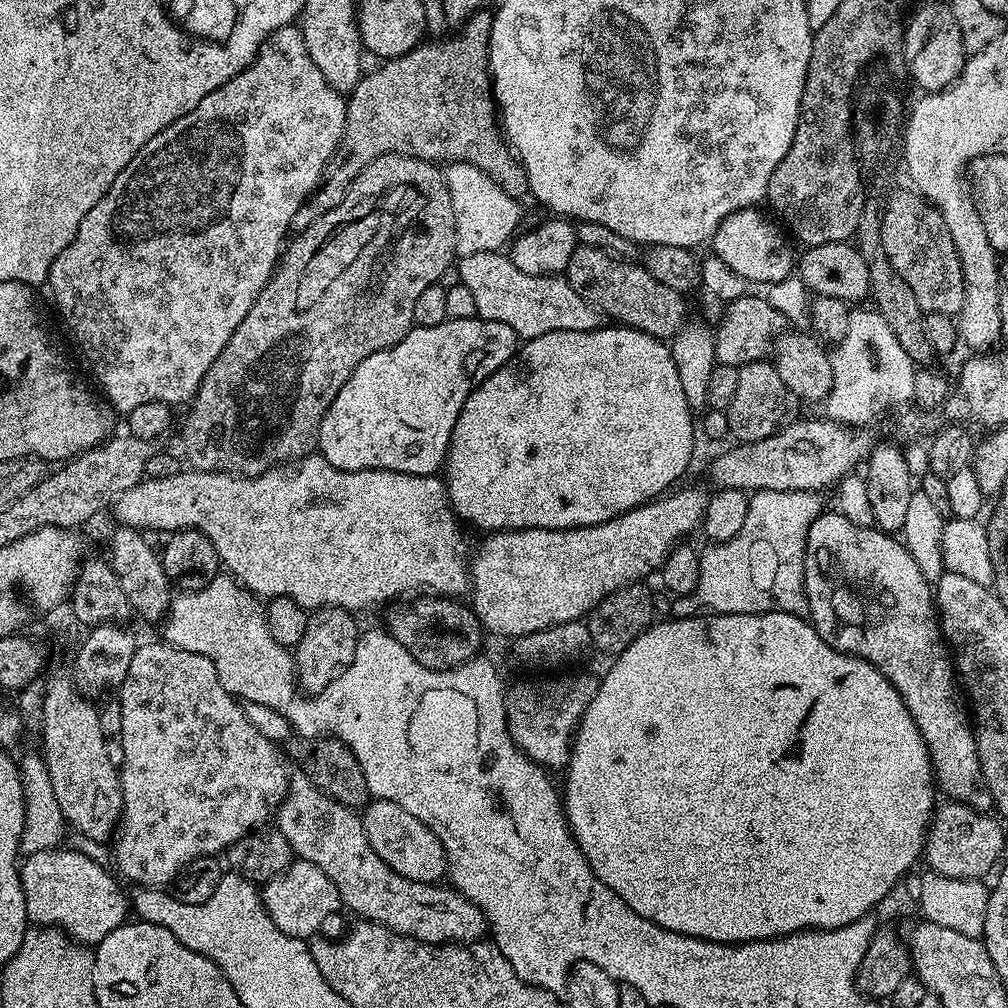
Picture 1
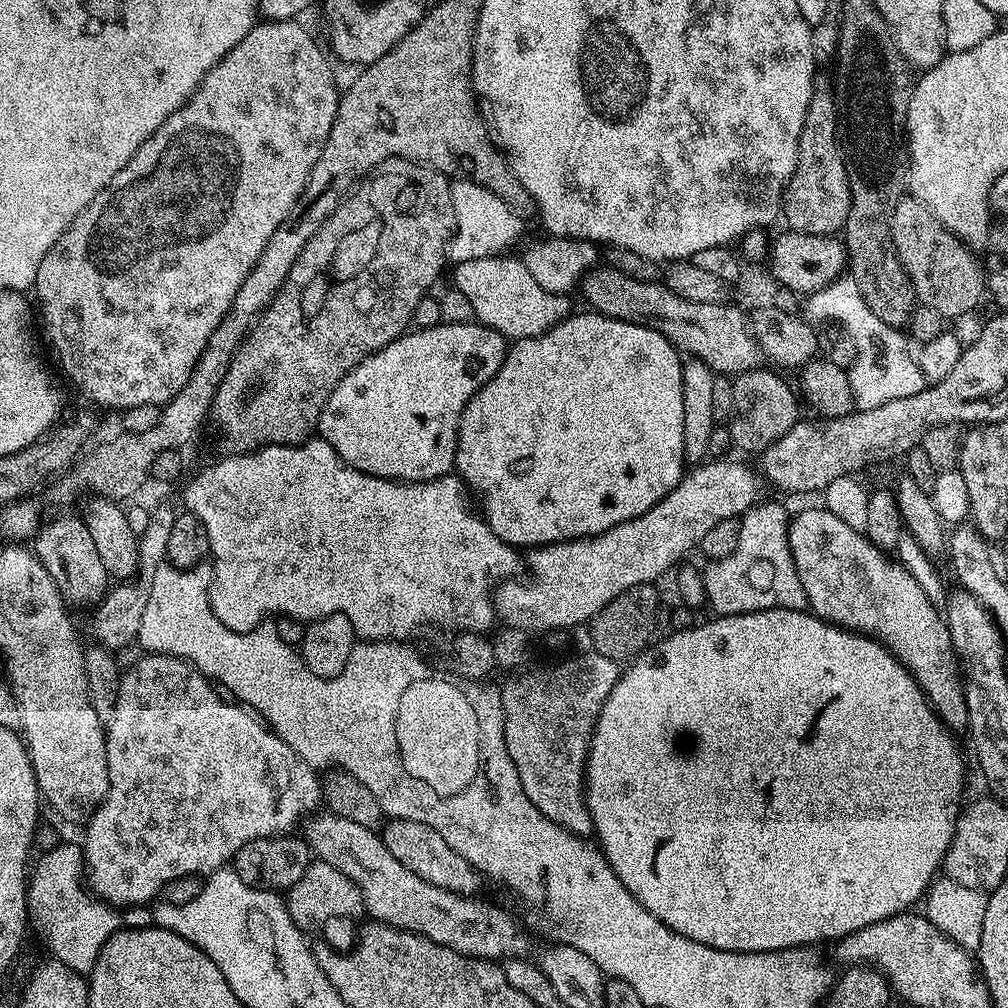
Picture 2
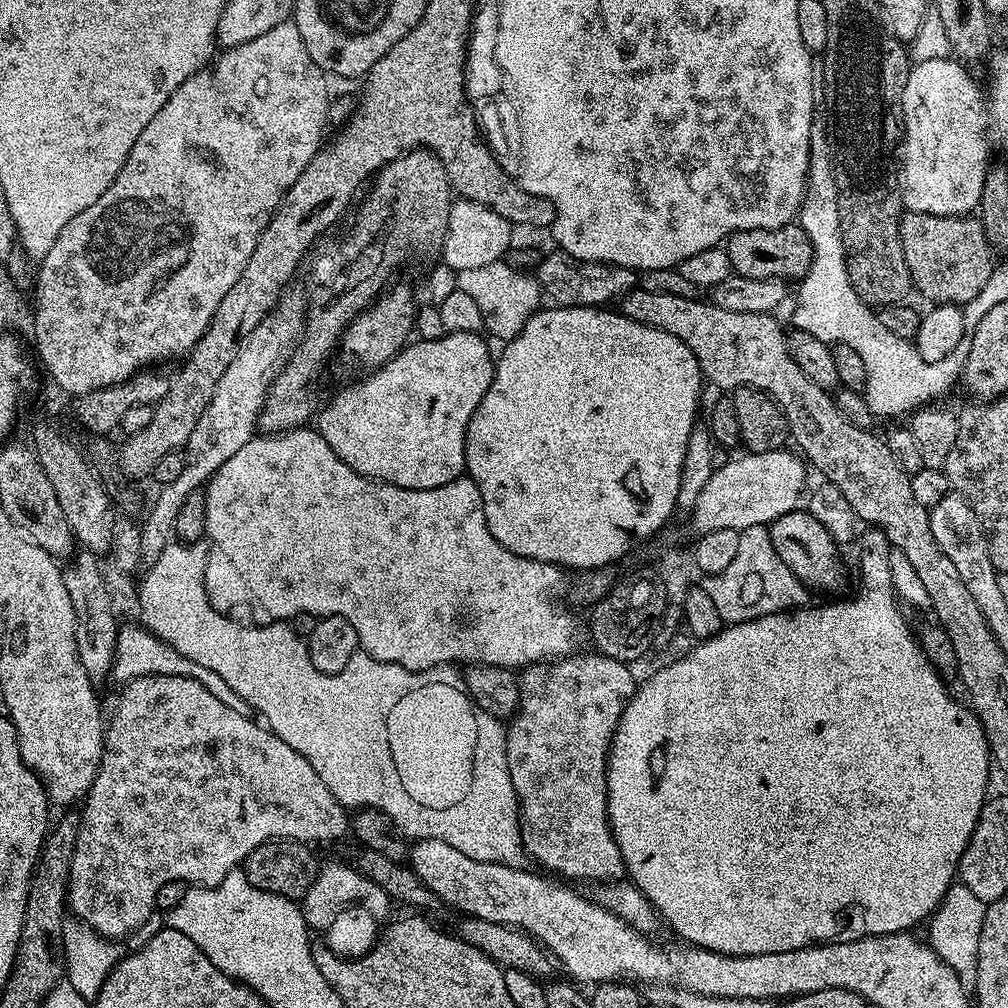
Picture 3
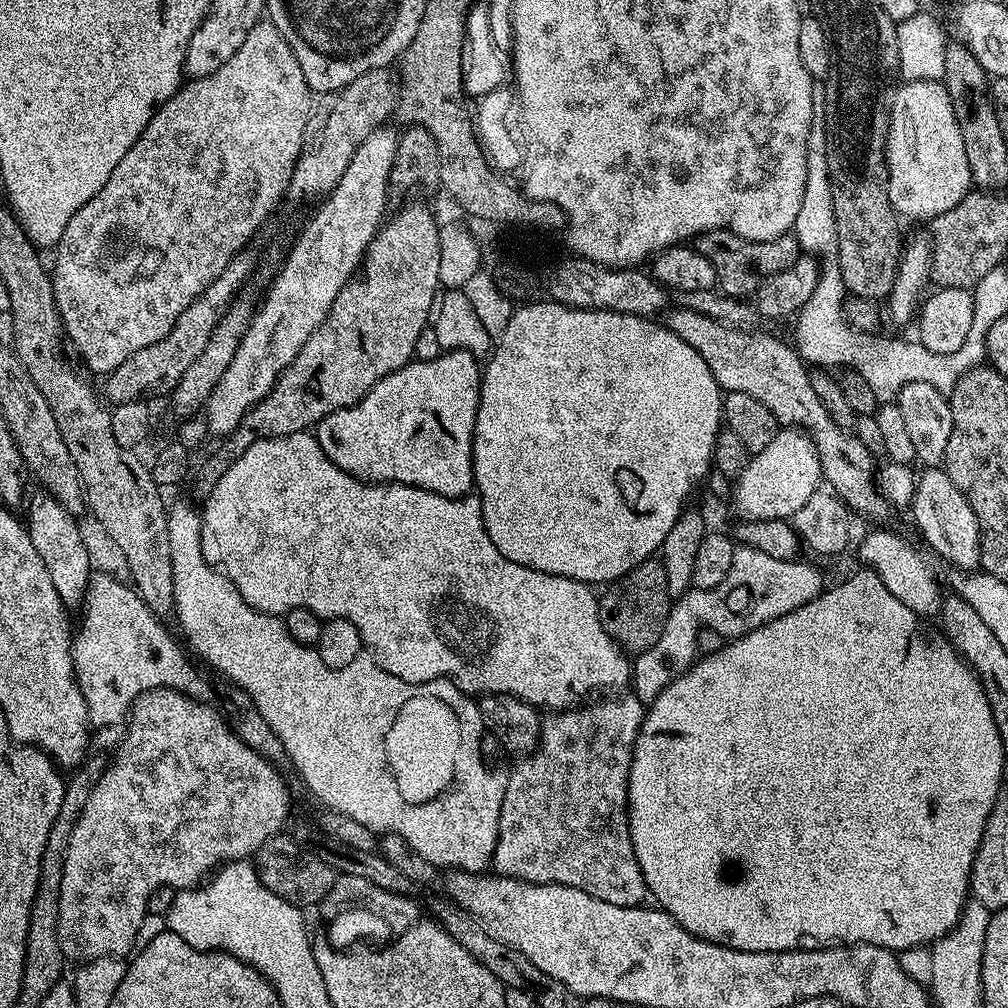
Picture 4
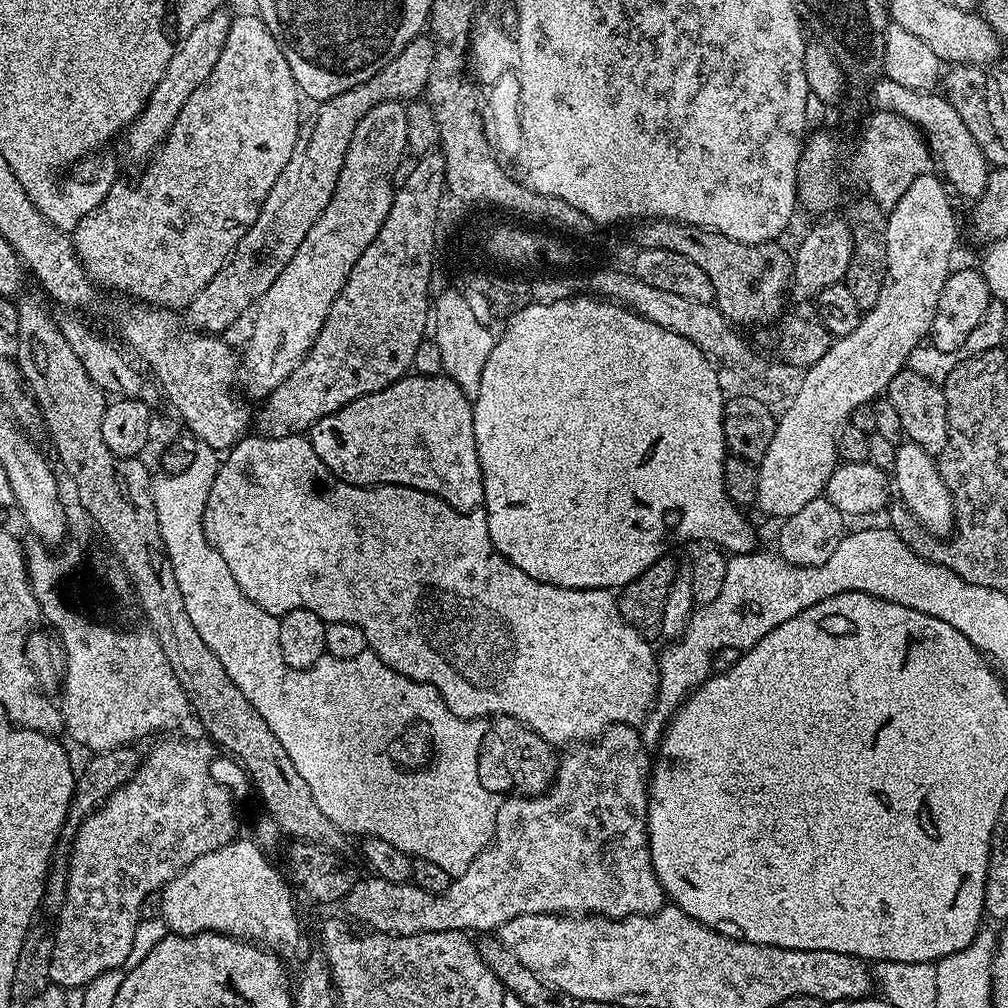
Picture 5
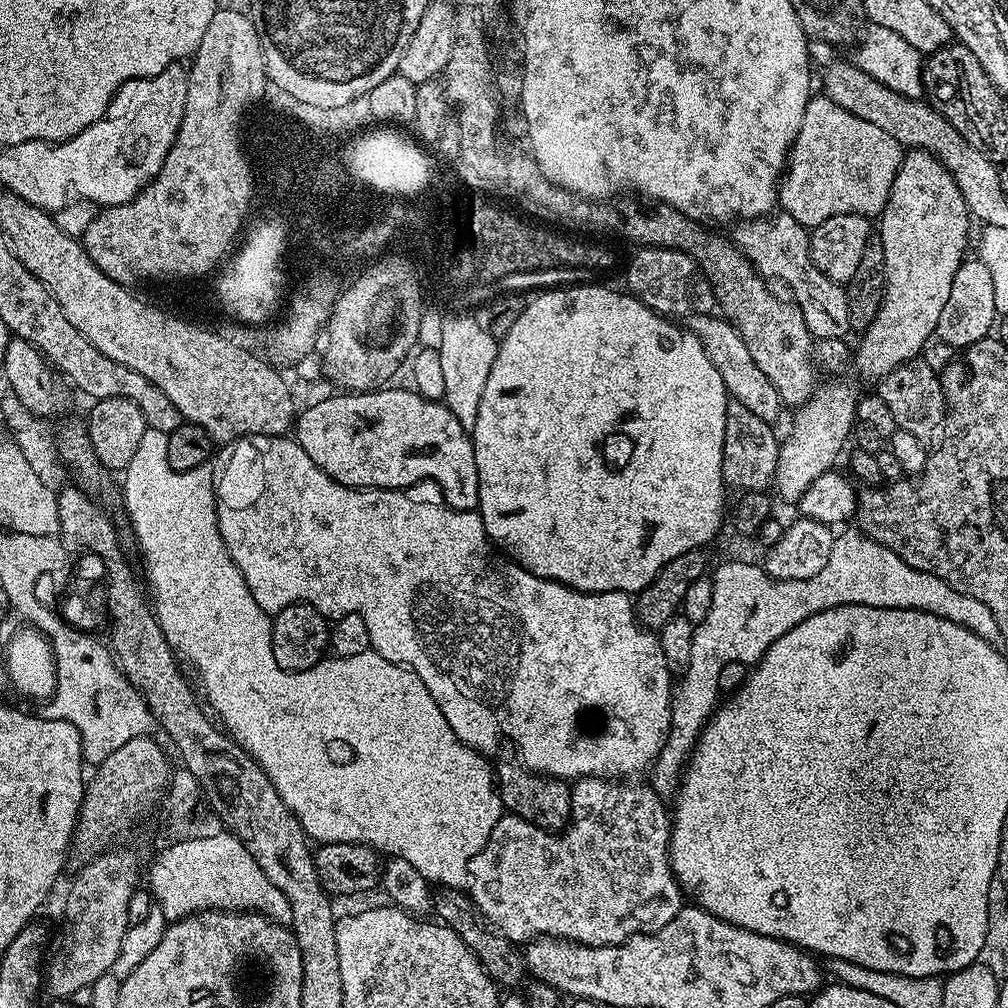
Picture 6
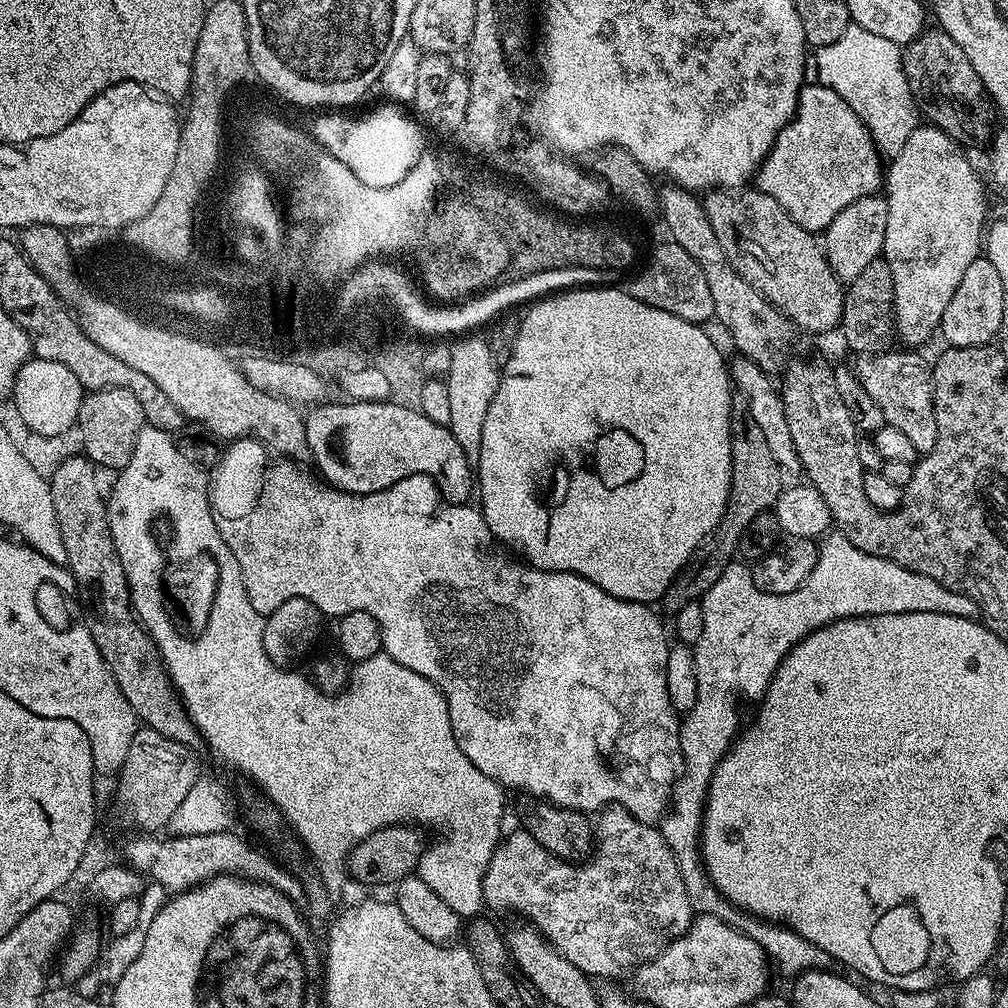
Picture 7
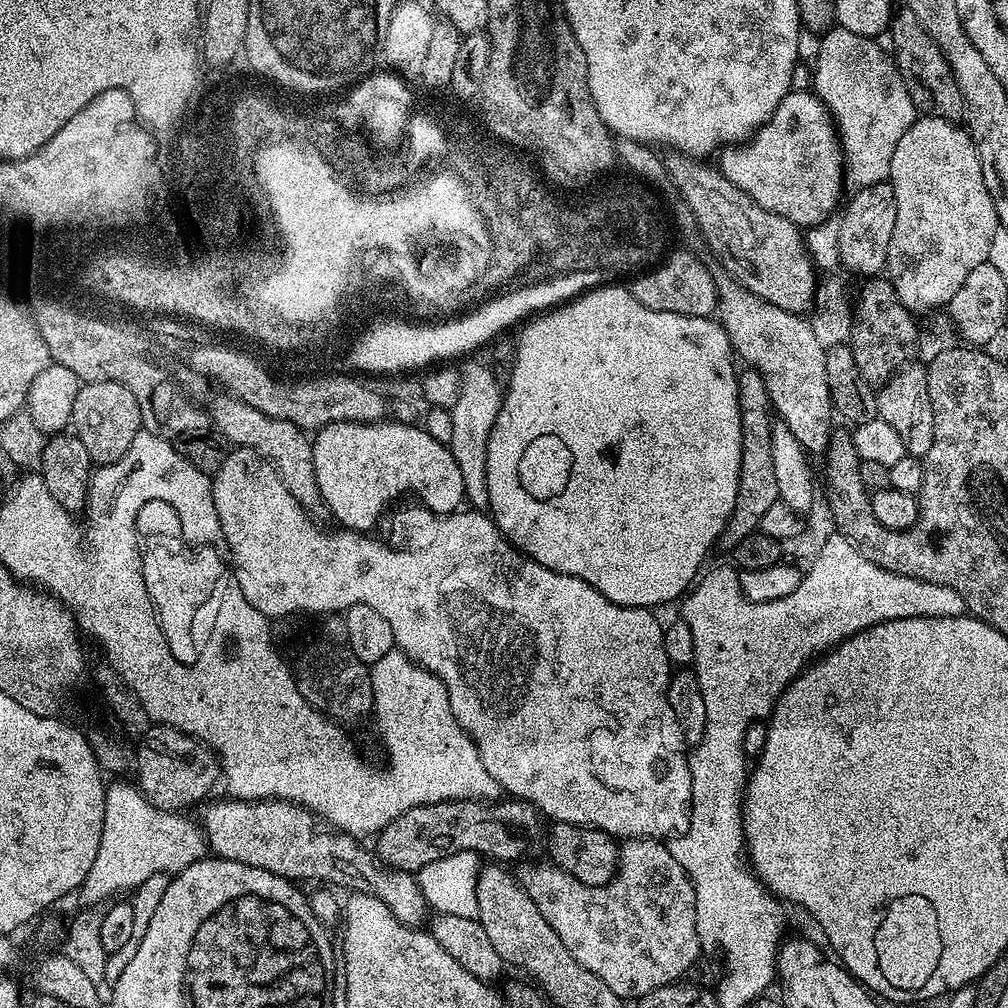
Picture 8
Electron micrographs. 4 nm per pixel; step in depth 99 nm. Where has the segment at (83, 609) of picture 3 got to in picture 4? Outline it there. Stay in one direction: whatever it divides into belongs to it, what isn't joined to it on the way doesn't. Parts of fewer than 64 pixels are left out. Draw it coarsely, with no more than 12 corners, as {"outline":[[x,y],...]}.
{"outline":[[46,491],[26,500],[26,527],[65,605],[94,569],[77,517]]}

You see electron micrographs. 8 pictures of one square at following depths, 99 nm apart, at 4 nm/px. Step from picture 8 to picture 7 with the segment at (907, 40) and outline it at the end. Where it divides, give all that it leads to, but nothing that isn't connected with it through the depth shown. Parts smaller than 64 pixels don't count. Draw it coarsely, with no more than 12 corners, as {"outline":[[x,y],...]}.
{"outline":[[943,30],[903,49],[927,123],[987,145],[990,97]]}

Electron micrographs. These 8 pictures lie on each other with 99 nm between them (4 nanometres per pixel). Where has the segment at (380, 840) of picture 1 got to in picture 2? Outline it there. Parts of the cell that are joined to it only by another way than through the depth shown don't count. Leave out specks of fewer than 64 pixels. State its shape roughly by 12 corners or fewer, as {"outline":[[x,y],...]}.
{"outline":[[389,819],[386,850],[430,886],[475,897],[479,870],[422,822]]}

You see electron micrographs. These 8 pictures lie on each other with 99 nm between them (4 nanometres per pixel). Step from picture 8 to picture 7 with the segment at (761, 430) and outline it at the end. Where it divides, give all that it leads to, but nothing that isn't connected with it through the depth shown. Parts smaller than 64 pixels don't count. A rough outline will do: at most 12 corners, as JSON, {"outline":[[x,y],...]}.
{"outline":[[732,393],[724,517],[666,590],[668,614],[699,601],[775,509],[782,469]]}

